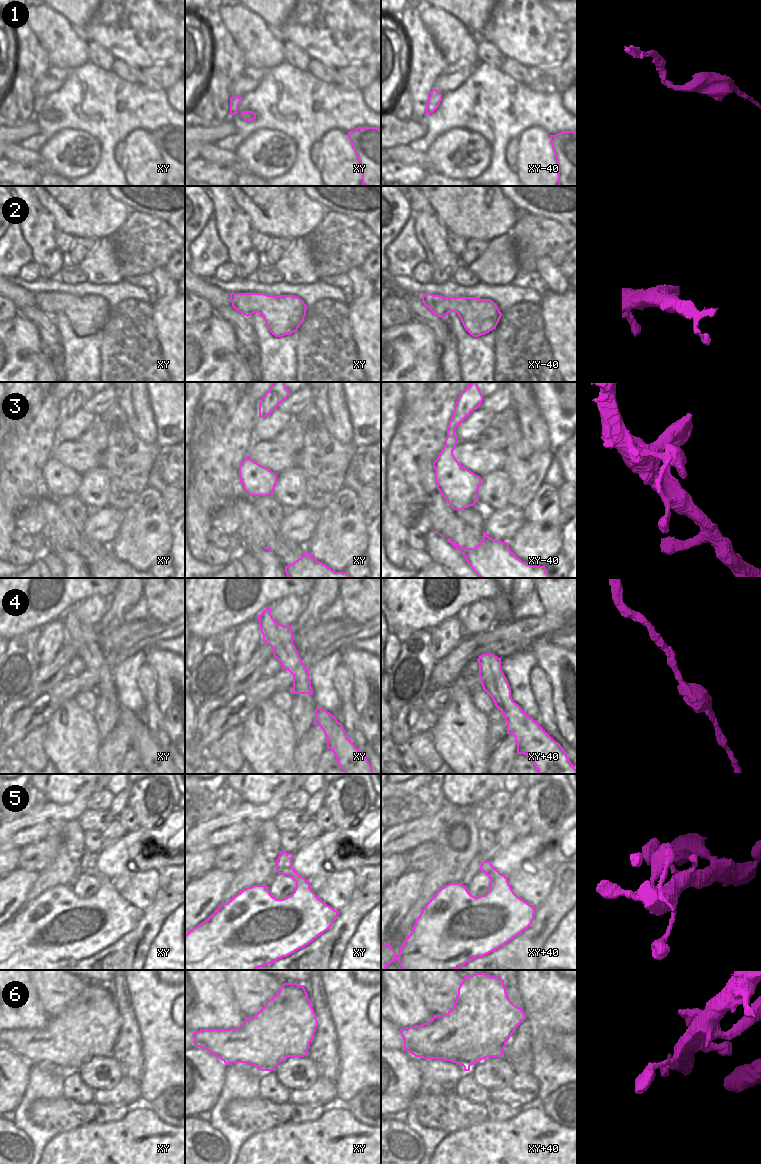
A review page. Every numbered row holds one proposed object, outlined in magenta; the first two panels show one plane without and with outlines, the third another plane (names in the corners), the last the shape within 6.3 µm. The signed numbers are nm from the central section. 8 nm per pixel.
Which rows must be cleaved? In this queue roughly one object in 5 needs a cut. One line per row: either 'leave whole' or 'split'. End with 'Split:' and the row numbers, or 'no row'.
1: leave whole
2: leave whole
3: leave whole
4: leave whole
5: leave whole
6: split
Split: 6

